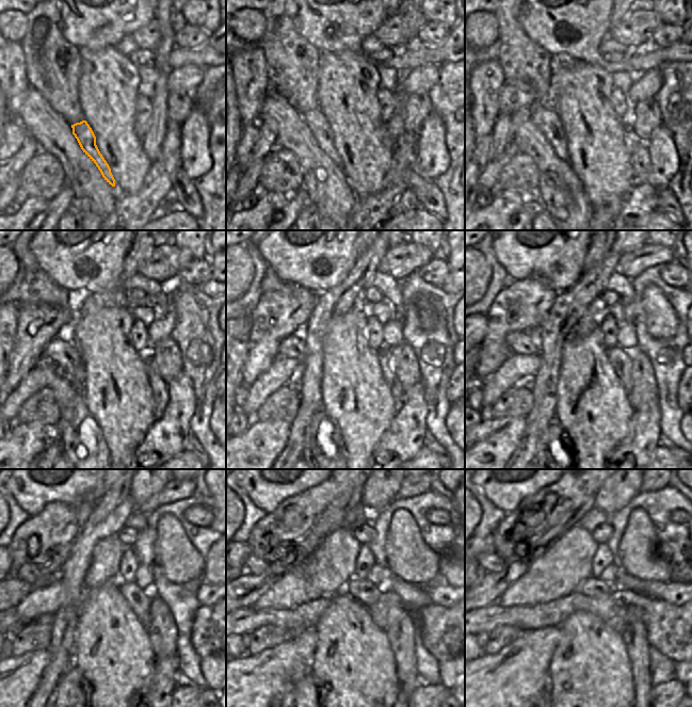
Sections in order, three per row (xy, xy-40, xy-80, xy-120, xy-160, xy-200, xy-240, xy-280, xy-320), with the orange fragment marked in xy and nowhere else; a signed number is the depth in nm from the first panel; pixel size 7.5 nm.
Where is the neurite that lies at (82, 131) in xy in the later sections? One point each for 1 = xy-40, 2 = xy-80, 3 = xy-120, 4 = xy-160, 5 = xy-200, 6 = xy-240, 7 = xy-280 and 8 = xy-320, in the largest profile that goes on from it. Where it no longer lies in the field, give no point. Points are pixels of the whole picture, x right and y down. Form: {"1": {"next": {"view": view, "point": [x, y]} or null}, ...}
{"1": {"next": {"view": "xy-40", "point": [315, 119]}}, "2": {"next": {"view": "xy-80", "point": [544, 117]}}, "3": {"next": {"view": "xy-120", "point": [61, 351]}}, "4": {"next": {"view": "xy-160", "point": [293, 347]}}, "5": {"next": {"view": "xy-200", "point": [528, 342]}}, "6": {"next": {"view": "xy-240", "point": [37, 575]}}, "7": {"next": {"view": "xy-280", "point": [254, 565]}}, "8": {"next": {"view": "xy-320", "point": [487, 562]}}}

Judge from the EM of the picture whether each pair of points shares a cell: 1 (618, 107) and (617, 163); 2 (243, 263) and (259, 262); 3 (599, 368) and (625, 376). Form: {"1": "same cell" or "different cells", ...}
{"1": "different cells", "2": "different cells", "3": "different cells"}

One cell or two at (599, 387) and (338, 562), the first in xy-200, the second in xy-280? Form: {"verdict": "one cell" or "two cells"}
{"verdict": "two cells"}

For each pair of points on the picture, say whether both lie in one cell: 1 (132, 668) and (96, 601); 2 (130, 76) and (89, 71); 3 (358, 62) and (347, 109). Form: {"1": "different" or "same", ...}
{"1": "same", "2": "same", "3": "same"}

